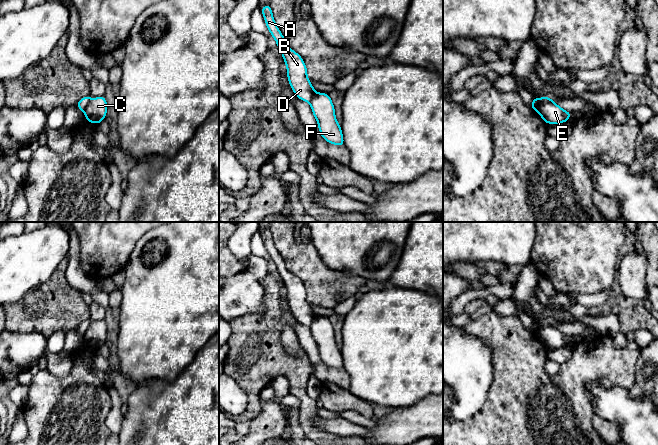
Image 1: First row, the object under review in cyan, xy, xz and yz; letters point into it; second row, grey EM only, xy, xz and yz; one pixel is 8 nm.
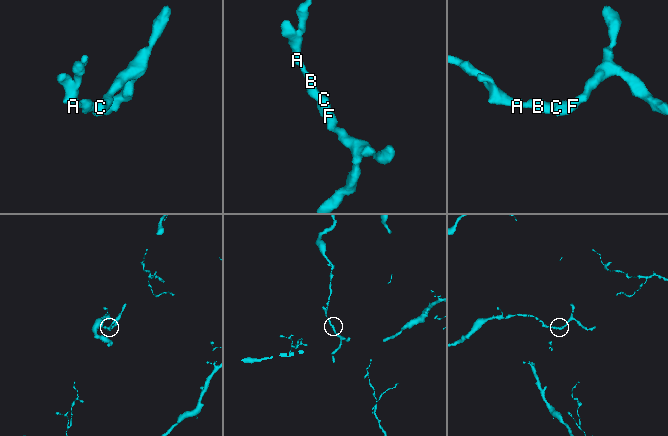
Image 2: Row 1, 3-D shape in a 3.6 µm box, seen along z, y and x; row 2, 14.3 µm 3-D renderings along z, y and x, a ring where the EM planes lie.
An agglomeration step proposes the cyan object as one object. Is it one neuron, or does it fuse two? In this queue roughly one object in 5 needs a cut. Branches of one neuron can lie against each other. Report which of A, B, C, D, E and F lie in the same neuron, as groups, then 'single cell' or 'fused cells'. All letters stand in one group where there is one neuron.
A B D / C E F | fused cells

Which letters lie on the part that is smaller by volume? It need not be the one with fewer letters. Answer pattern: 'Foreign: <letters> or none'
Foreign: C, E, F

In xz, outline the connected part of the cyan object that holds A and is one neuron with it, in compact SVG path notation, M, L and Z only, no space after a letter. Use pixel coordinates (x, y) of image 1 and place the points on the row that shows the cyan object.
M270 4L264 5L261 12L266 26L275 39L279 51L283 56L287 67L288 81L294 94L298 99L310 103L315 94L315 90L307 77L307 67L304 60L298 53L287 46L284 36L275 23Z

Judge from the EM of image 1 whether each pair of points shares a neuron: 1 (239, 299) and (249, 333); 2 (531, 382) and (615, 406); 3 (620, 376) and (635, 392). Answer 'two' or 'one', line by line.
1: two
2: two
3: two

